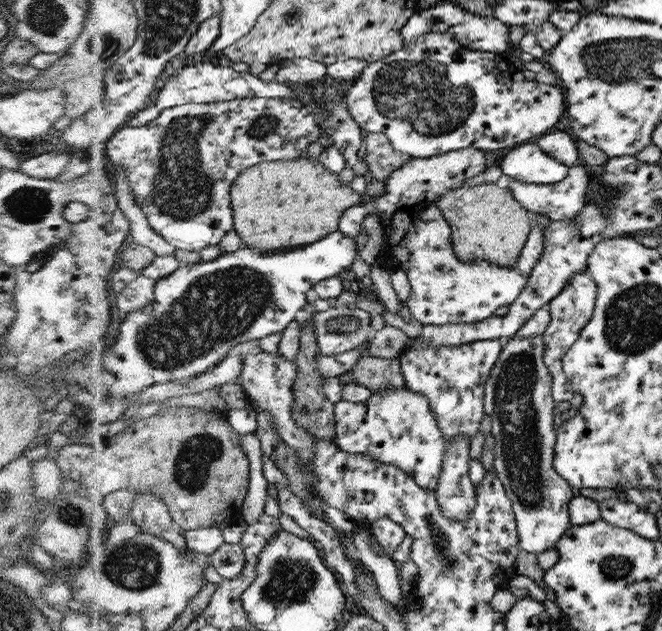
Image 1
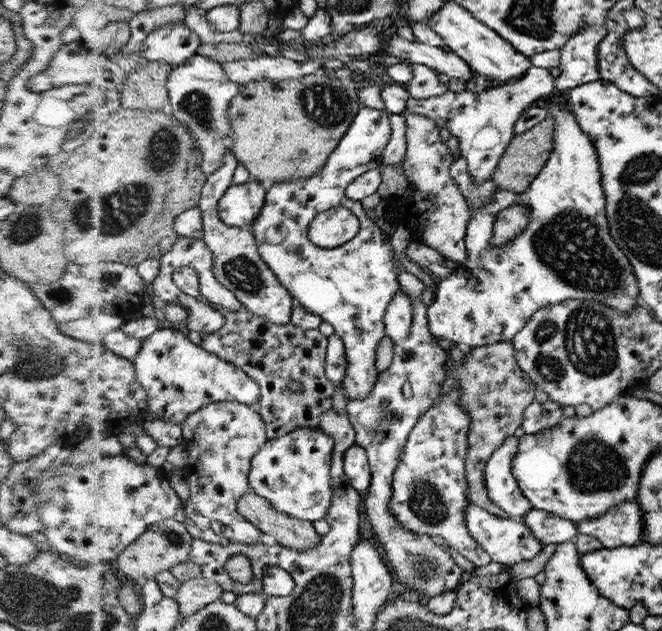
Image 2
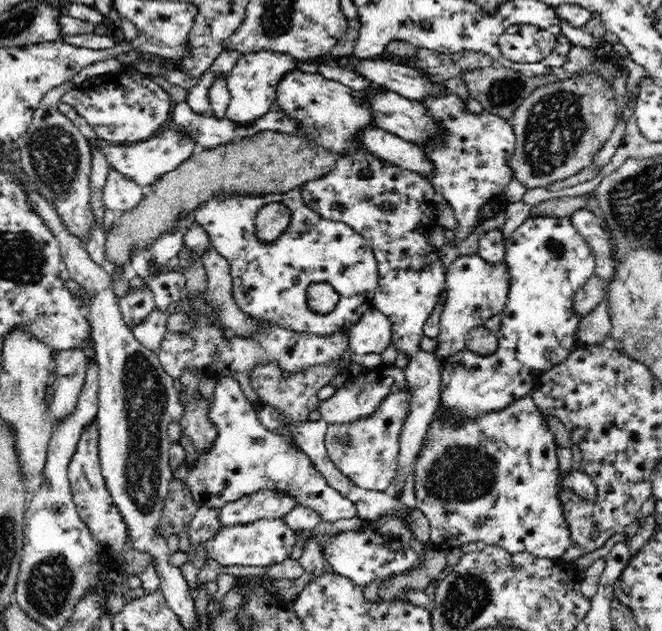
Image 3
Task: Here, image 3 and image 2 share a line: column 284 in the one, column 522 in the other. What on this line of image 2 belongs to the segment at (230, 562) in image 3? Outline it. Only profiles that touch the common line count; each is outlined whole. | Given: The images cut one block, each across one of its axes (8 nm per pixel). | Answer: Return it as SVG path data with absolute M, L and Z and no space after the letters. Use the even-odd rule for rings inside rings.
M472 502L467 504L466 521L471 535L490 553L492 560L498 562L498 564L504 564L507 567L521 560L534 558L534 556L540 554L542 547L545 545L543 542L534 538L530 529L519 518L500 518L490 514L487 510L480 508L480 506Z

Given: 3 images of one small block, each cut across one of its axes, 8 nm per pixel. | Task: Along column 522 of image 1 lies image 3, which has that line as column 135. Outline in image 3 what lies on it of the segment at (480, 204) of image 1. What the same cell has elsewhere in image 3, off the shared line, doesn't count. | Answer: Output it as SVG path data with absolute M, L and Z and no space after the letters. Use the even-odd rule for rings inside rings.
M272 130L257 132L255 136L230 143L230 146L197 149L186 162L154 181L154 190L148 198L122 212L116 228L105 231L103 260L120 267L130 264L136 250L147 251L152 242L164 234L176 232L180 222L193 216L206 202L214 198L270 195L300 188L304 182L328 174L335 168L338 157L329 150L310 147L310 143L297 133L291 135Z

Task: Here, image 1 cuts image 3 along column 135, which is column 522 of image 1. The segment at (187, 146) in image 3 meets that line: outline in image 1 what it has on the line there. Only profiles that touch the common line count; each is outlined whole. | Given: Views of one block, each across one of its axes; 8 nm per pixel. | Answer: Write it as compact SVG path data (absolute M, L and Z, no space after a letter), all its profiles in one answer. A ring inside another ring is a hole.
M534 142L513 146L500 166L514 180L530 184L554 184L566 178L569 171L569 167L542 152Z

